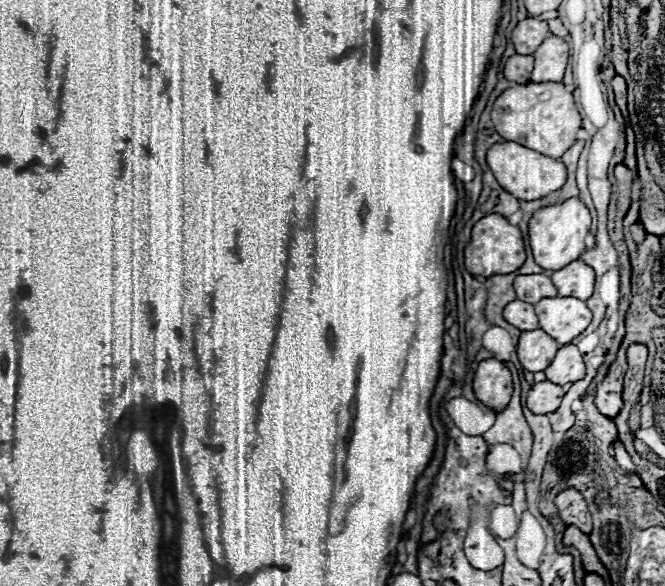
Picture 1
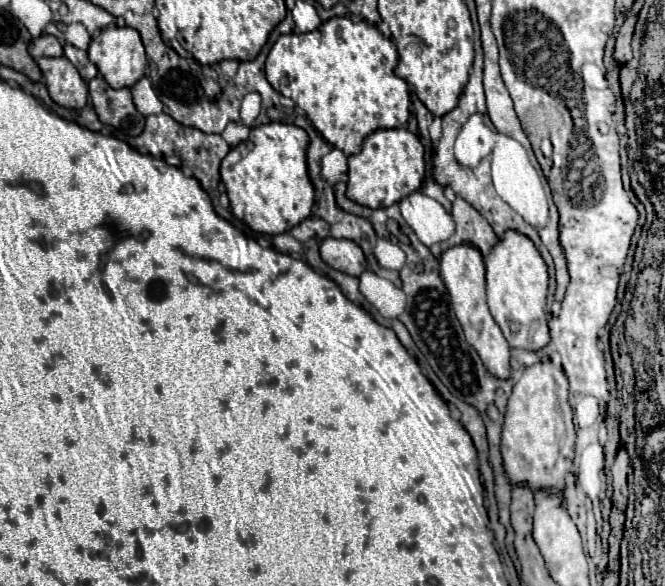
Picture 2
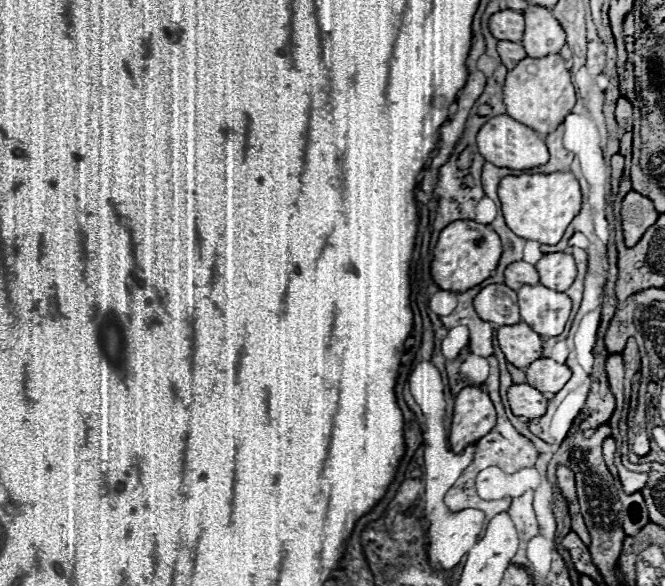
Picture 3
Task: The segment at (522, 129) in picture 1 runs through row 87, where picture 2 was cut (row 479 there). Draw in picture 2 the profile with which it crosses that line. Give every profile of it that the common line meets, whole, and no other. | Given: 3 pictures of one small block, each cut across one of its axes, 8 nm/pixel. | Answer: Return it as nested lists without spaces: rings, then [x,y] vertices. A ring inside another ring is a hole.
[[[542,360],[540,364],[528,366],[516,380],[504,416],[502,458],[510,482],[522,482],[530,488],[546,486],[564,490],[564,480],[572,468],[572,458],[574,458],[574,424],[572,424],[572,408],[568,404],[568,376],[562,368],[554,366],[552,360]]]

